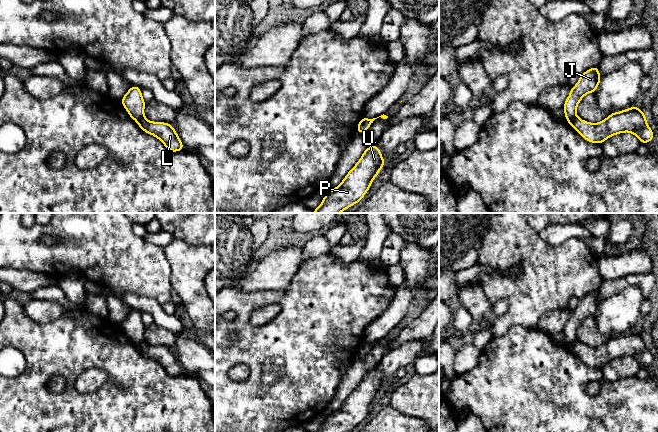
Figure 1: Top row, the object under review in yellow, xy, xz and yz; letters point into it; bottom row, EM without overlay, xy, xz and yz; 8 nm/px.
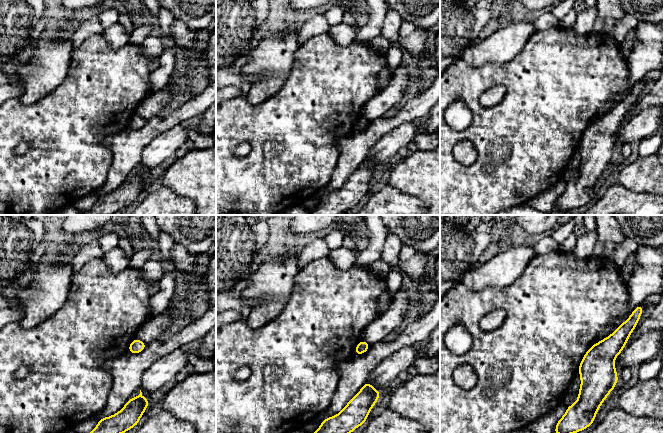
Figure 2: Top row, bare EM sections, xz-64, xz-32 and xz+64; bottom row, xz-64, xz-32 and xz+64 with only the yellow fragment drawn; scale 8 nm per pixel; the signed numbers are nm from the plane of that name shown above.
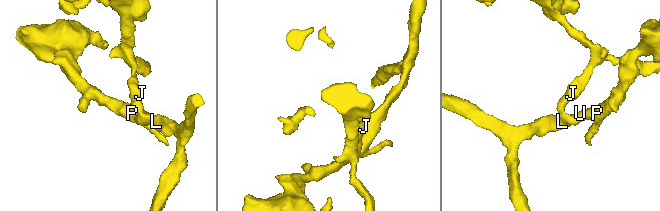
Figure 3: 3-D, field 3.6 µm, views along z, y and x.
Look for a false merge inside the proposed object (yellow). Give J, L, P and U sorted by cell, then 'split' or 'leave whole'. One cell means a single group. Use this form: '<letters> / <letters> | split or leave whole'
J / L P U | split

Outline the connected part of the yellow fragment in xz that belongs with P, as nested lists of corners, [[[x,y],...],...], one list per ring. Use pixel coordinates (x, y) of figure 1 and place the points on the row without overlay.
[[[374,367],[363,376],[340,409],[327,416],[317,432],[349,432],[358,427],[384,389],[381,375]]]

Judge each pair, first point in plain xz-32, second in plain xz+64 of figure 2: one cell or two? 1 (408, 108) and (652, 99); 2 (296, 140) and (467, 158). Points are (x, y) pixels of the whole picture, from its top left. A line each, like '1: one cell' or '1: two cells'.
1: one cell
2: two cells

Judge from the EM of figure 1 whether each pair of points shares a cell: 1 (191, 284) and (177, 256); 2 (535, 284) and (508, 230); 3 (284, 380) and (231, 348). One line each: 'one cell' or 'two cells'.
1: one cell
2: one cell
3: one cell

